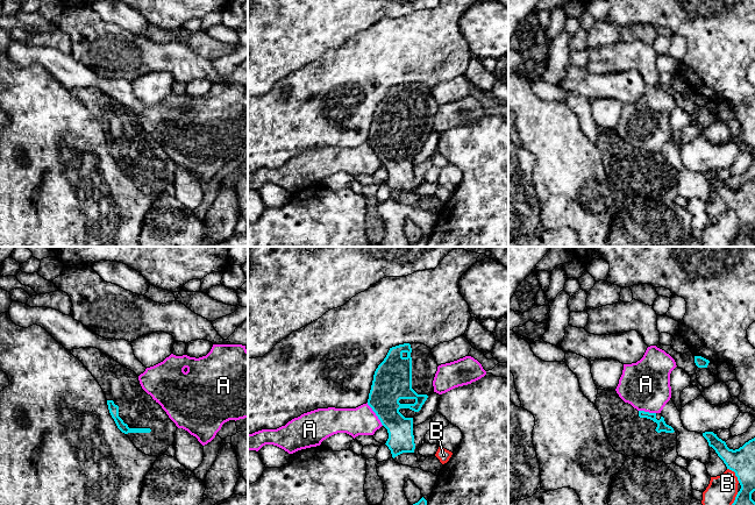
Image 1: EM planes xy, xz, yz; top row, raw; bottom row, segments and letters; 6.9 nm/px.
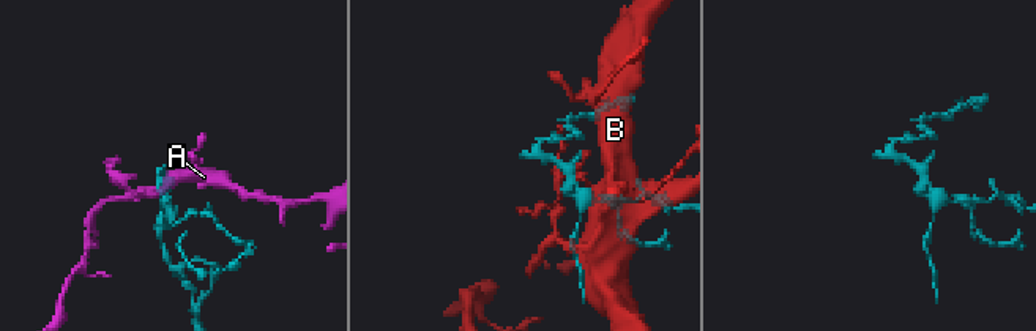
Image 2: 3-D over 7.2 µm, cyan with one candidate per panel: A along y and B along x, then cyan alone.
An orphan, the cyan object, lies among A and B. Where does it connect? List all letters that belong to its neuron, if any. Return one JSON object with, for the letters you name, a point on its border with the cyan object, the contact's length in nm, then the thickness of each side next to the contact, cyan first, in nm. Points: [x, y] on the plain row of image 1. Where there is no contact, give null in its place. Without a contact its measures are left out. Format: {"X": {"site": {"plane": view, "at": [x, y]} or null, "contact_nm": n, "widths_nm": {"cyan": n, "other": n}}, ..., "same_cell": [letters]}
{"same_cell": []}

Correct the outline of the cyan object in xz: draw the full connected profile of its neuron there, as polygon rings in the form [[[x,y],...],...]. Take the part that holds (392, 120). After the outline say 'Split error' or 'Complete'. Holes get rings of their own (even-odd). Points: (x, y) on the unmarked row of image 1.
[[[404,83],[390,87],[375,111],[368,144],[387,169],[389,178],[385,184],[393,198],[403,192],[414,192],[413,157],[434,133],[433,120],[437,106],[430,87],[421,83]]]. Split error

